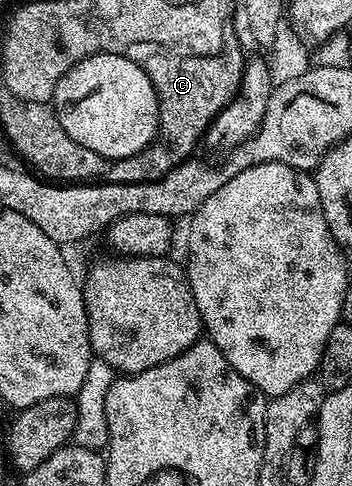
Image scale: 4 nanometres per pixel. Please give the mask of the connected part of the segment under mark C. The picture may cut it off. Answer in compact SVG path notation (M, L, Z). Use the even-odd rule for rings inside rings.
M157 41L130 44L126 52L127 57L143 67L150 83L154 83L154 91L160 100L160 131L156 134L156 140L138 155L130 155L126 159L111 162L106 174L107 183L146 183L165 177L171 169L178 167L195 154L192 152L195 151L196 144L199 146L203 142L205 133L212 126L212 121L231 103L240 89L244 65L236 65L236 57L232 57L232 61L184 61L187 54L159 45Z

